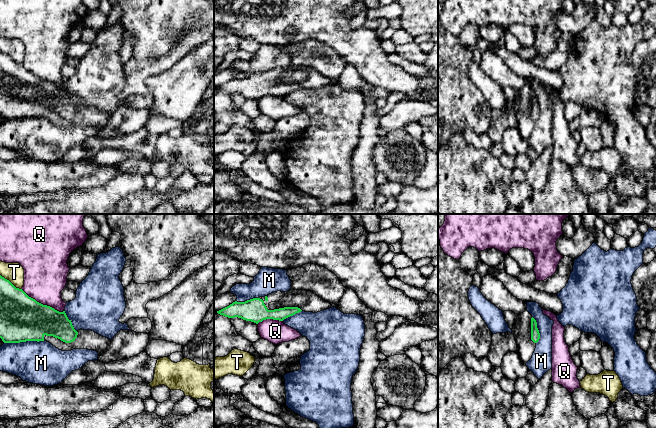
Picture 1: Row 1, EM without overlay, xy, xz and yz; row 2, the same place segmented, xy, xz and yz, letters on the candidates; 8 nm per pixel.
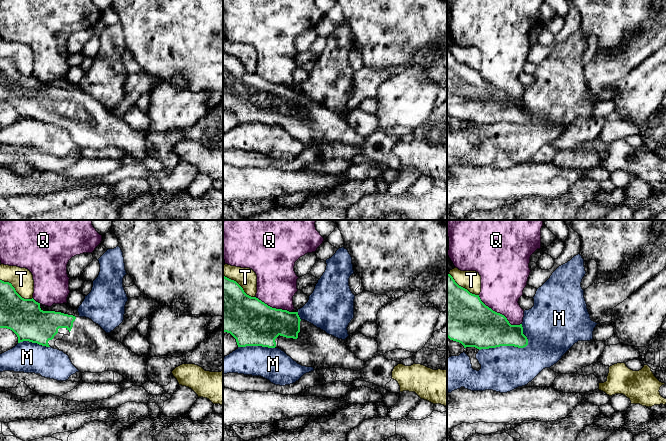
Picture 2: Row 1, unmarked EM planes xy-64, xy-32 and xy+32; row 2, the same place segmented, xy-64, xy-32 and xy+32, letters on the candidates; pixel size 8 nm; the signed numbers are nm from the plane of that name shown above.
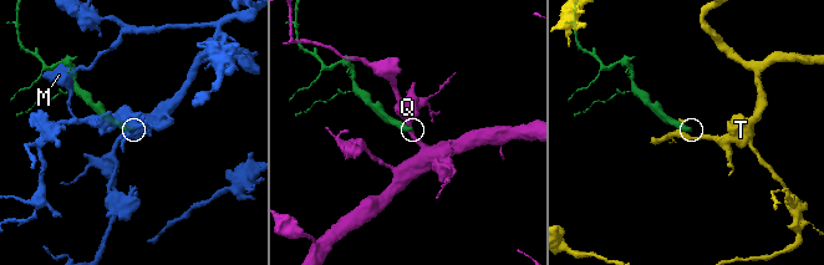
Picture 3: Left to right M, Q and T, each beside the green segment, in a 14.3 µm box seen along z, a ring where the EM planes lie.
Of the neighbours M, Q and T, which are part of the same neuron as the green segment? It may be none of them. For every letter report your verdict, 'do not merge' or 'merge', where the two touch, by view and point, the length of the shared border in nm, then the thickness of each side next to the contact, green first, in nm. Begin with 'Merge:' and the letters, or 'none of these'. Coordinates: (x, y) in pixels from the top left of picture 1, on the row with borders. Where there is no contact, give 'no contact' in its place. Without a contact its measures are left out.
Merge: none of these
M: do not merge | xy (24, 341) | 320 nm | 360/340 nm
Q: do not merge | xy (42, 304) | 380 nm | 360/360 nm
T: do not merge | xy (10, 282) | 220 nm | 300/160 nm

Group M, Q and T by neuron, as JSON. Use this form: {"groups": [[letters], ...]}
{"groups": [["M"], ["Q"], ["T"]]}

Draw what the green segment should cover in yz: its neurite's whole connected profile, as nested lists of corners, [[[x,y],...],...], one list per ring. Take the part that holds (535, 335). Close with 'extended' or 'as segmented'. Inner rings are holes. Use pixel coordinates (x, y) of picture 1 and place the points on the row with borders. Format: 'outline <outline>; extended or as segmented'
outline [[[525,311],[518,315],[511,330],[518,345],[517,353],[526,364],[532,358],[536,343],[540,339],[537,322],[528,311]]]; extended

